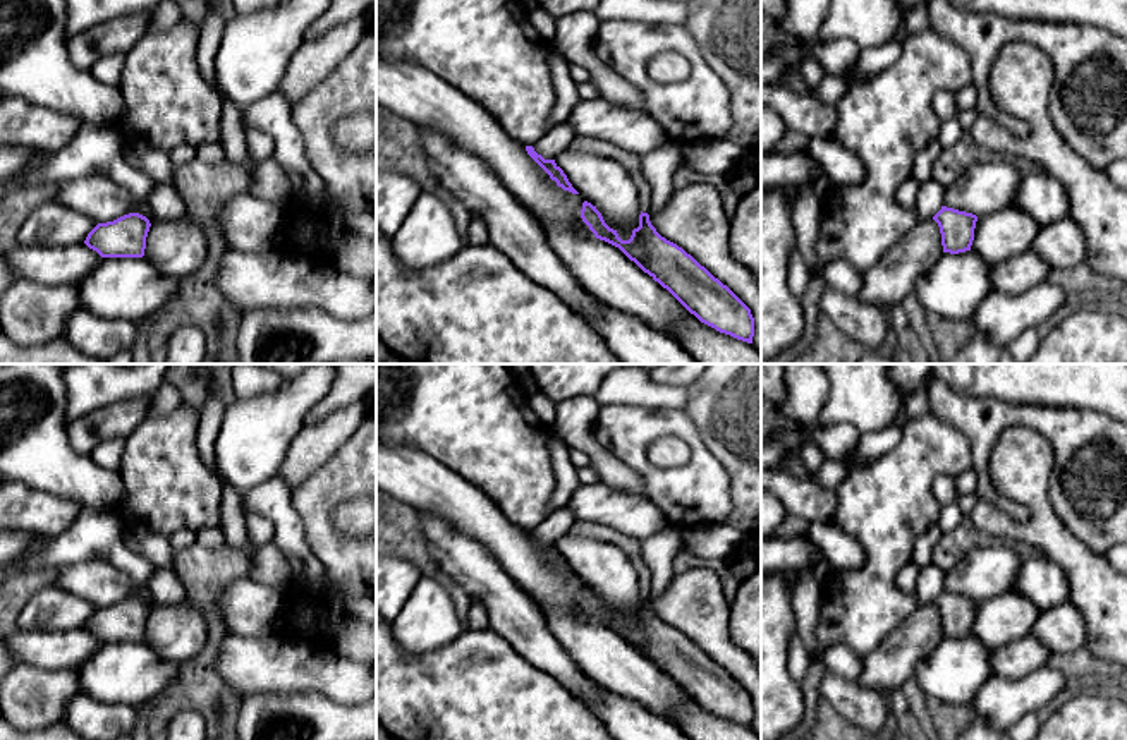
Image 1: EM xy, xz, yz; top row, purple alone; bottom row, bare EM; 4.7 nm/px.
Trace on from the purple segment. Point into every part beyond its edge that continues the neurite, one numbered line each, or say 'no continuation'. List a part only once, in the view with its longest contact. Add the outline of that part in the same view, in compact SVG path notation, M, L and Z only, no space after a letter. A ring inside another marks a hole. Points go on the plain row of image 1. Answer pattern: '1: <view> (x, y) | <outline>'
no continuation

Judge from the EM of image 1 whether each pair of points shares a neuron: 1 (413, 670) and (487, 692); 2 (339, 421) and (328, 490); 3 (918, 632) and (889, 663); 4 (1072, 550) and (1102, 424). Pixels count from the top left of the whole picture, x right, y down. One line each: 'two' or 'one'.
1: one
2: two
3: one
4: two

